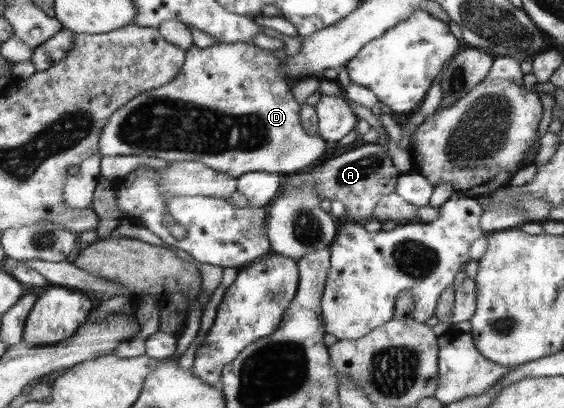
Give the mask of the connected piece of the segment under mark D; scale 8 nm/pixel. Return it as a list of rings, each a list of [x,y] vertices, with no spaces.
[[[216,43],[203,49],[193,45],[190,49],[187,49],[183,70],[180,71],[180,75],[174,81],[138,95],[127,105],[120,107],[120,110],[111,116],[107,126],[103,128],[102,135],[100,135],[99,151],[102,155],[140,155],[144,157],[159,157],[169,162],[194,161],[205,163],[208,167],[215,168],[216,171],[224,172],[236,179],[248,172],[265,171],[285,176],[298,173],[325,159],[330,155],[331,149],[330,144],[326,140],[321,139],[318,135],[310,135],[303,128],[302,120],[298,113],[298,111],[302,111],[302,106],[296,102],[291,90],[292,88],[289,86],[287,79],[284,79],[282,71],[280,71],[280,60],[274,56],[274,52],[249,43]]]

